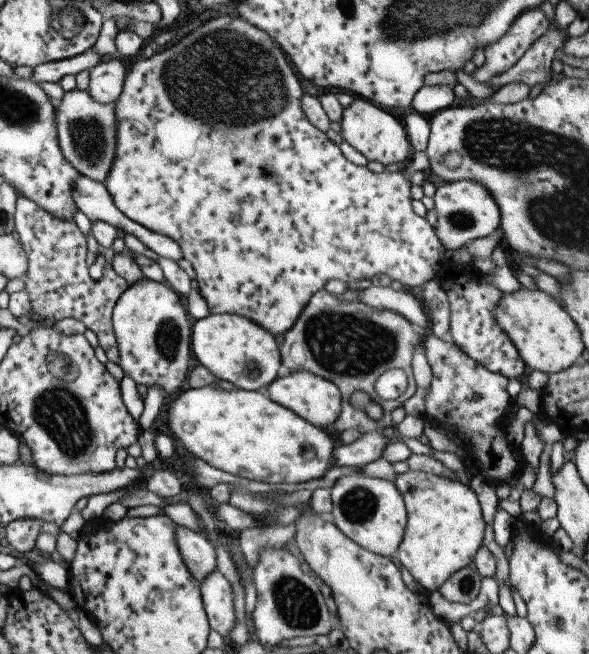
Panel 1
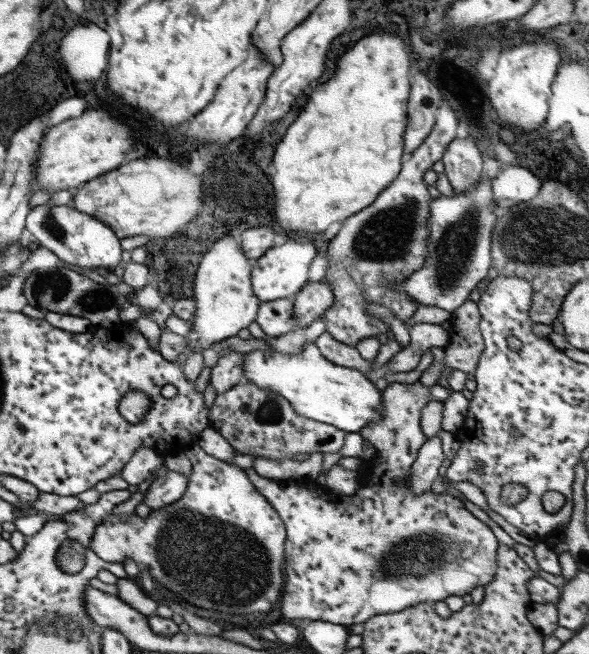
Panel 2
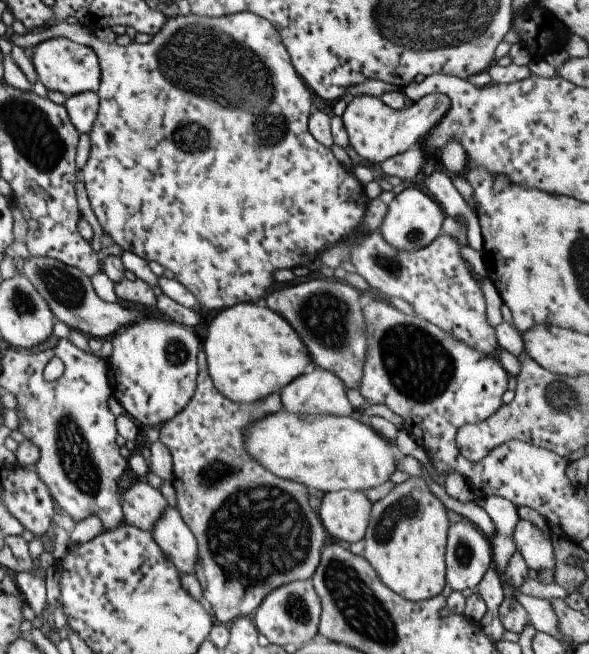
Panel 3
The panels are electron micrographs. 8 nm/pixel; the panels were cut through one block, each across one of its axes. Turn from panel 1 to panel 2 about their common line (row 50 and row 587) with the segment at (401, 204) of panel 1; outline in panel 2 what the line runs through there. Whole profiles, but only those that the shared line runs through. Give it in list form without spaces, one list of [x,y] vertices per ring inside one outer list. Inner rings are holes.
[[[198,446],[184,448],[185,455],[191,462],[191,473],[188,477],[185,492],[175,502],[163,505],[154,511],[149,511],[145,518],[140,518],[133,513],[126,521],[118,519],[113,513],[109,513],[94,528],[92,539],[87,548],[91,549],[101,560],[105,562],[121,563],[126,558],[131,558],[139,568],[148,570],[152,582],[157,582],[160,592],[172,592],[181,598],[183,602],[197,606],[197,608],[207,608],[223,614],[253,614],[253,612],[269,612],[273,604],[278,602],[283,585],[282,564],[284,563],[284,542],[286,530],[279,515],[272,509],[272,506],[254,489],[251,481],[248,479],[246,472],[235,465],[217,460],[208,454],[205,454]]]

